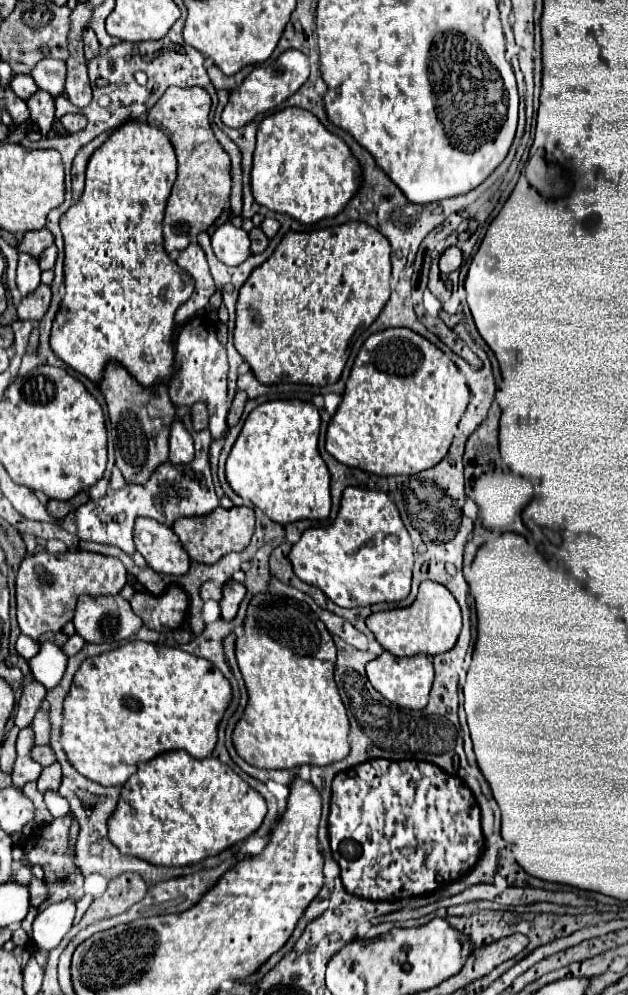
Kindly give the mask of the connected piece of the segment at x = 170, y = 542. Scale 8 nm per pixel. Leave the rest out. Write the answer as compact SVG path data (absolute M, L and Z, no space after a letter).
M138 518L134 524L134 542L152 570L168 576L184 576L190 570L188 552L184 552L172 528L164 524L152 518Z

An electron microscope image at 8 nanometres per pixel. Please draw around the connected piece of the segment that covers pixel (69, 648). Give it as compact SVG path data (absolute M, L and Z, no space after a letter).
M74 634L74 636L70 636L68 642L62 646L62 652L64 652L66 656L74 656L74 654L78 654L78 652L82 650L82 646L84 646L84 640L82 640L78 634Z

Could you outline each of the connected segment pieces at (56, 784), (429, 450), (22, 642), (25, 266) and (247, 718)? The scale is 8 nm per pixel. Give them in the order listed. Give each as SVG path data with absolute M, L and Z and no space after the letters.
M54 762L52 766L46 766L38 778L38 790L46 792L46 790L58 790L60 788L60 764Z
M388 328L372 334L360 348L338 412L326 432L326 450L342 464L376 476L418 474L436 466L454 438L454 430L470 402L470 388L456 364L424 336L408 328Z
M20 634L20 636L18 636L18 642L16 642L16 650L18 650L18 654L20 654L20 656L24 656L26 660L30 660L32 656L36 656L36 654L38 654L40 644L38 644L36 640L32 640L32 638L28 638L28 636Z
M20 254L18 270L16 270L16 286L18 286L18 292L22 294L22 298L40 286L40 272L42 270L40 270L36 258L32 258L28 254Z
M258 594L248 606L244 636L236 642L236 658L248 688L248 706L234 728L234 746L238 756L250 766L264 770L290 770L302 764L328 766L348 756L350 722L334 682L336 648L324 622L308 604L276 594Z

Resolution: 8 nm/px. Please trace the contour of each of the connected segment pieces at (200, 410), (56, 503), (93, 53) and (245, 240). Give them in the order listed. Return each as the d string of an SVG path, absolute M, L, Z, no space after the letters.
M196 402L192 406L192 422L194 422L194 430L202 430L208 426L208 410L204 404Z
M50 500L48 502L48 512L52 514L52 516L56 516L56 518L64 518L68 512L72 512L72 510L76 510L76 504L72 502L72 500L68 500L68 502L60 502L60 500Z
M92 28L84 30L84 52L86 52L88 60L92 60L92 58L96 58L100 54L100 44L98 44L98 38L96 38Z
M232 222L222 224L212 234L212 248L216 258L228 266L238 266L252 254L248 232L234 226Z

